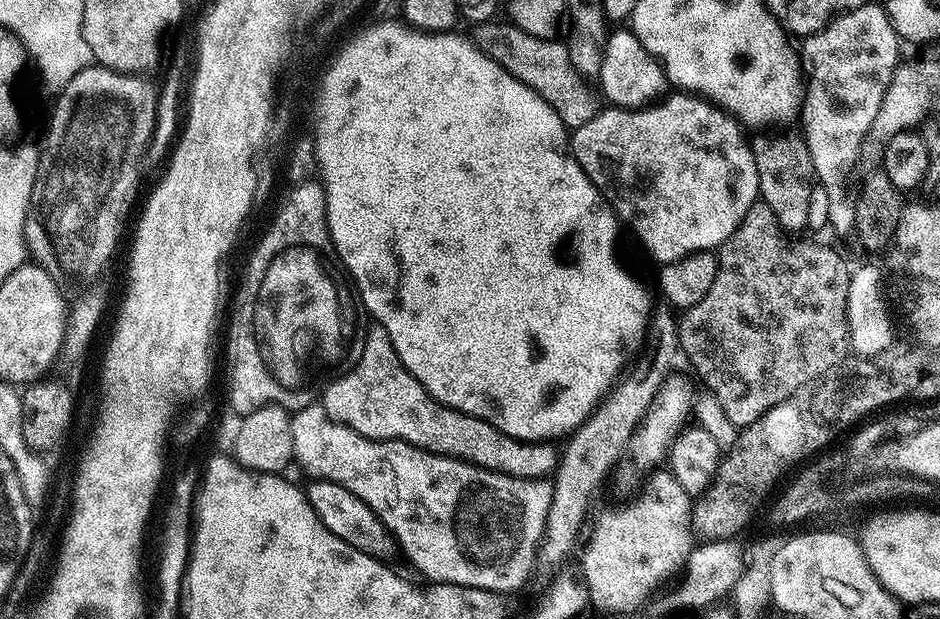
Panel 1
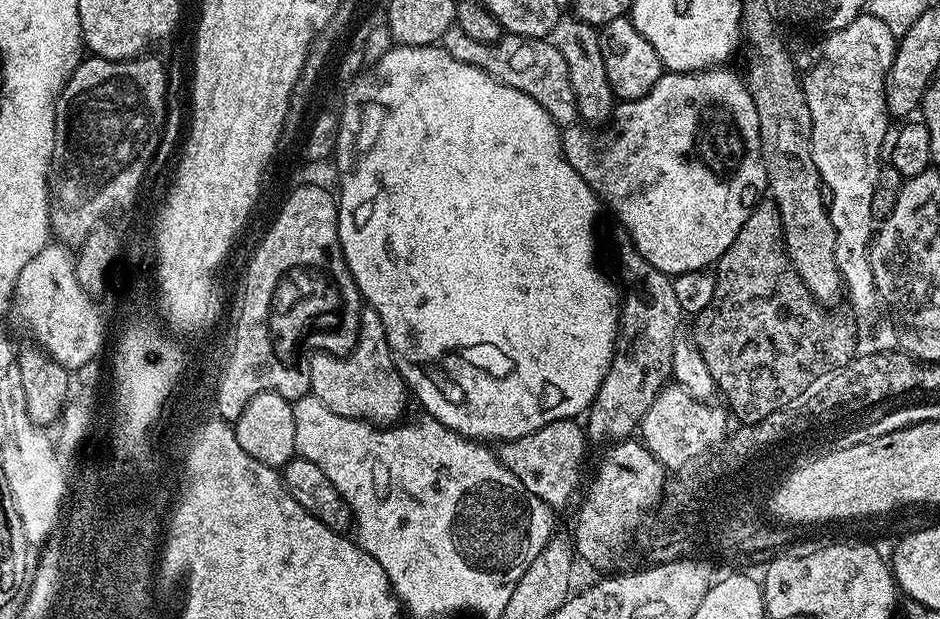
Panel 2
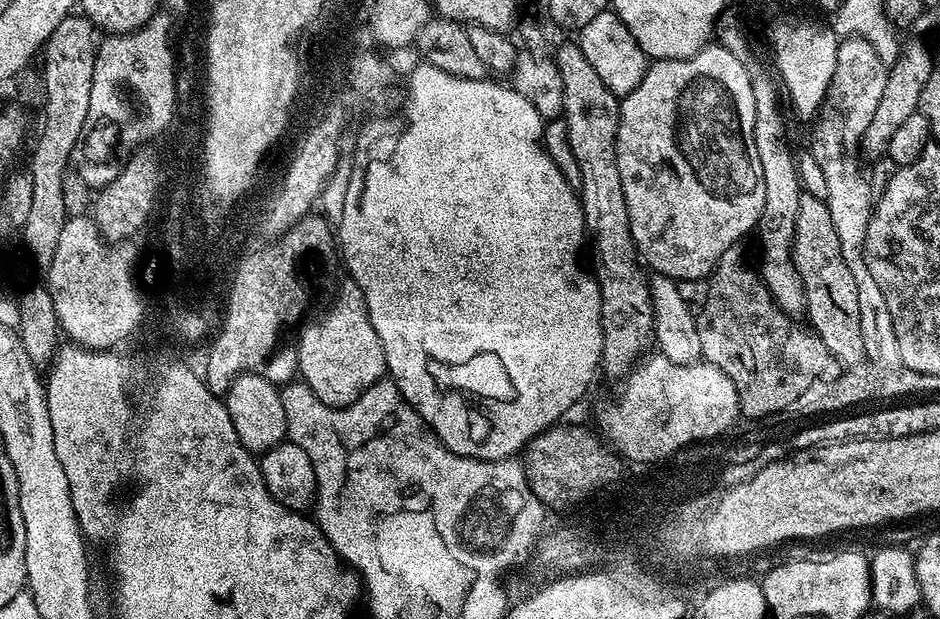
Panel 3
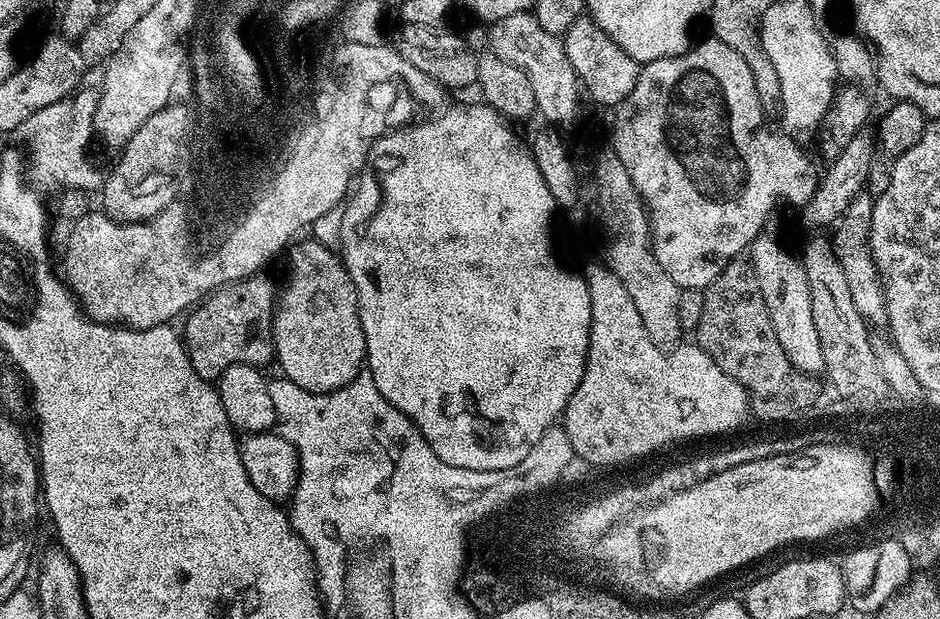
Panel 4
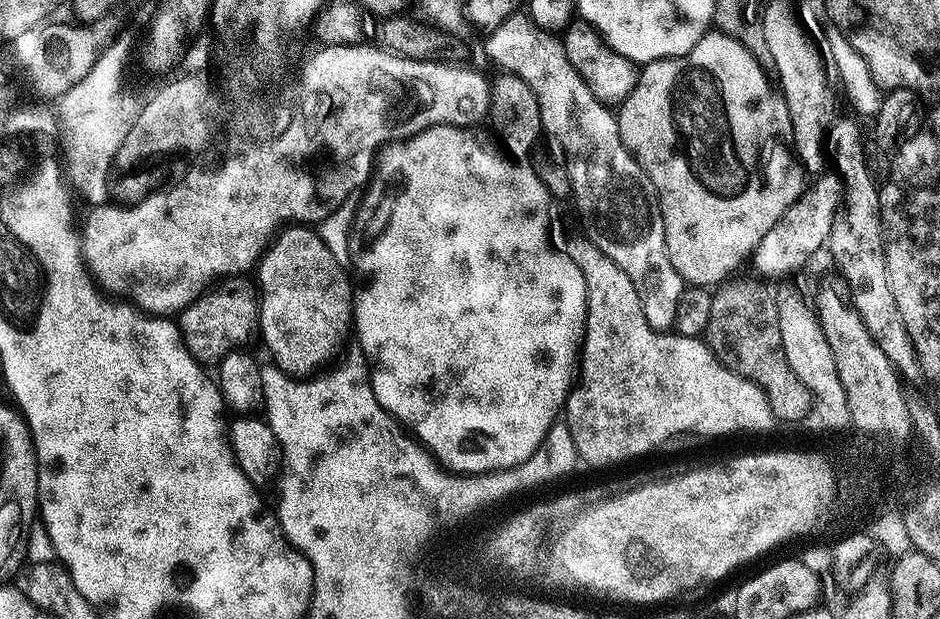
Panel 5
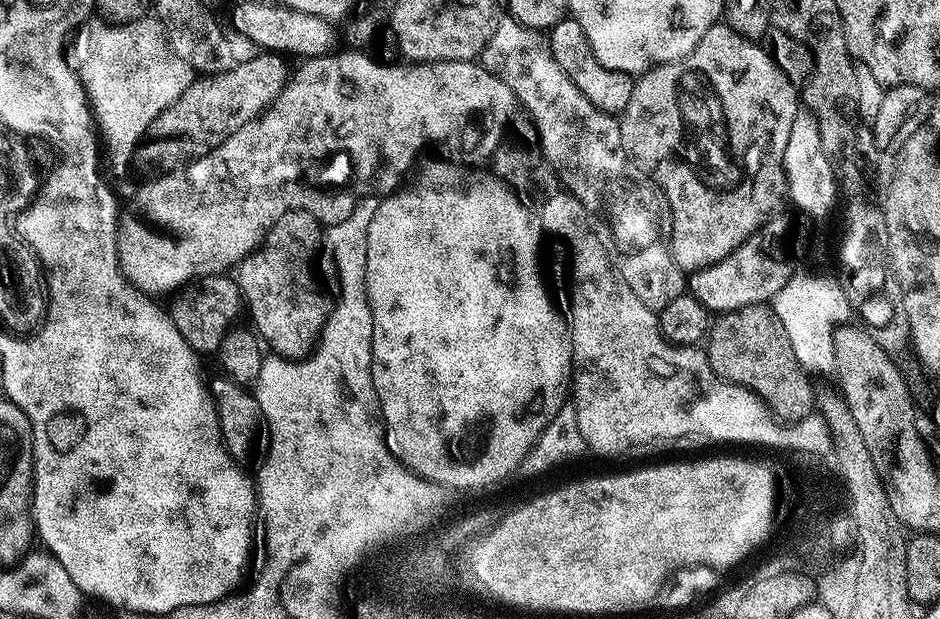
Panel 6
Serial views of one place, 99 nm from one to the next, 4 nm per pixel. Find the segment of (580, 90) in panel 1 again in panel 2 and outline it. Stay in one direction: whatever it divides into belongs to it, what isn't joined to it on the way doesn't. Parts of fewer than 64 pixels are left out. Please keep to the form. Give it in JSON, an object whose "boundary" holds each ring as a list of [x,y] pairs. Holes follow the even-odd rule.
{"boundary":[[[453,26],[446,30],[442,47],[458,62],[466,62],[475,68],[501,80],[514,90],[522,90],[522,94],[530,94],[557,126],[577,123],[576,103],[574,102],[574,86],[570,86],[570,70],[566,70],[566,58],[558,54],[551,39],[526,40],[523,36],[504,34],[493,44],[470,38],[460,27]]]}

